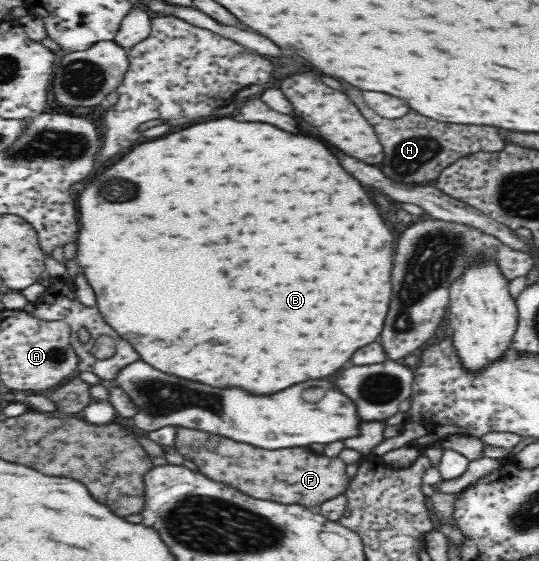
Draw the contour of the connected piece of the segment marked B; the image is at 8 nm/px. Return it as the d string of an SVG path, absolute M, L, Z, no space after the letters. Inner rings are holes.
M236 119L198 123L162 139L136 145L120 161L94 175L90 183L86 182L79 192L78 203L82 217L79 215L81 229L74 239L76 262L95 291L97 308L104 321L134 346L140 359L164 373L174 373L220 389L242 387L254 395L268 395L306 379L336 375L358 347L376 341L382 331L388 313L388 299L392 297L392 235L360 181L344 171L340 161L320 141L286 133L270 123L246 123Z

